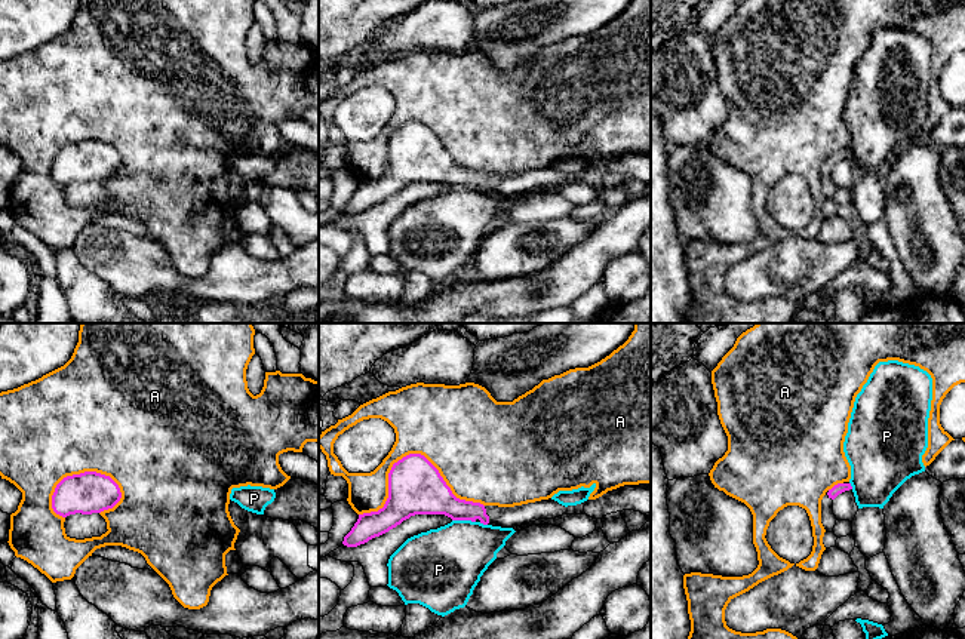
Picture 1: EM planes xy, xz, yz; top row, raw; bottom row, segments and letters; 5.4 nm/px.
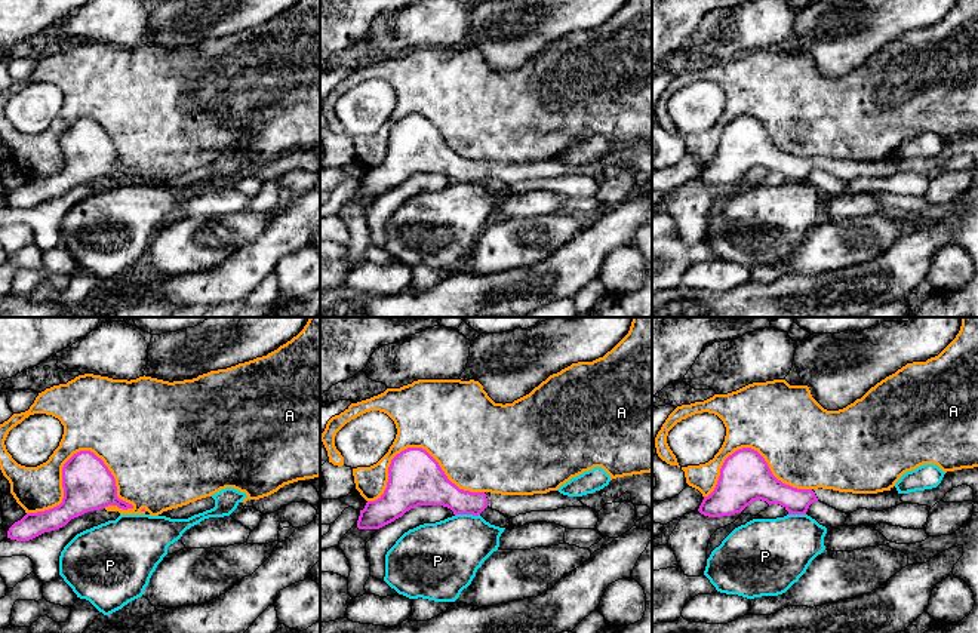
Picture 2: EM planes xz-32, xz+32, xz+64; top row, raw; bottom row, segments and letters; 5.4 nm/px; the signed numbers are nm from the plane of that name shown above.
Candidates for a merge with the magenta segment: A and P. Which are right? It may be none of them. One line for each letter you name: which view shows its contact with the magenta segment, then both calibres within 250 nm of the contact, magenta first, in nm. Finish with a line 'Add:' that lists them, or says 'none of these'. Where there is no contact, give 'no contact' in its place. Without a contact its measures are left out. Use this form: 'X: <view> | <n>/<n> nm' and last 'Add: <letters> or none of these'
Add: none of these

